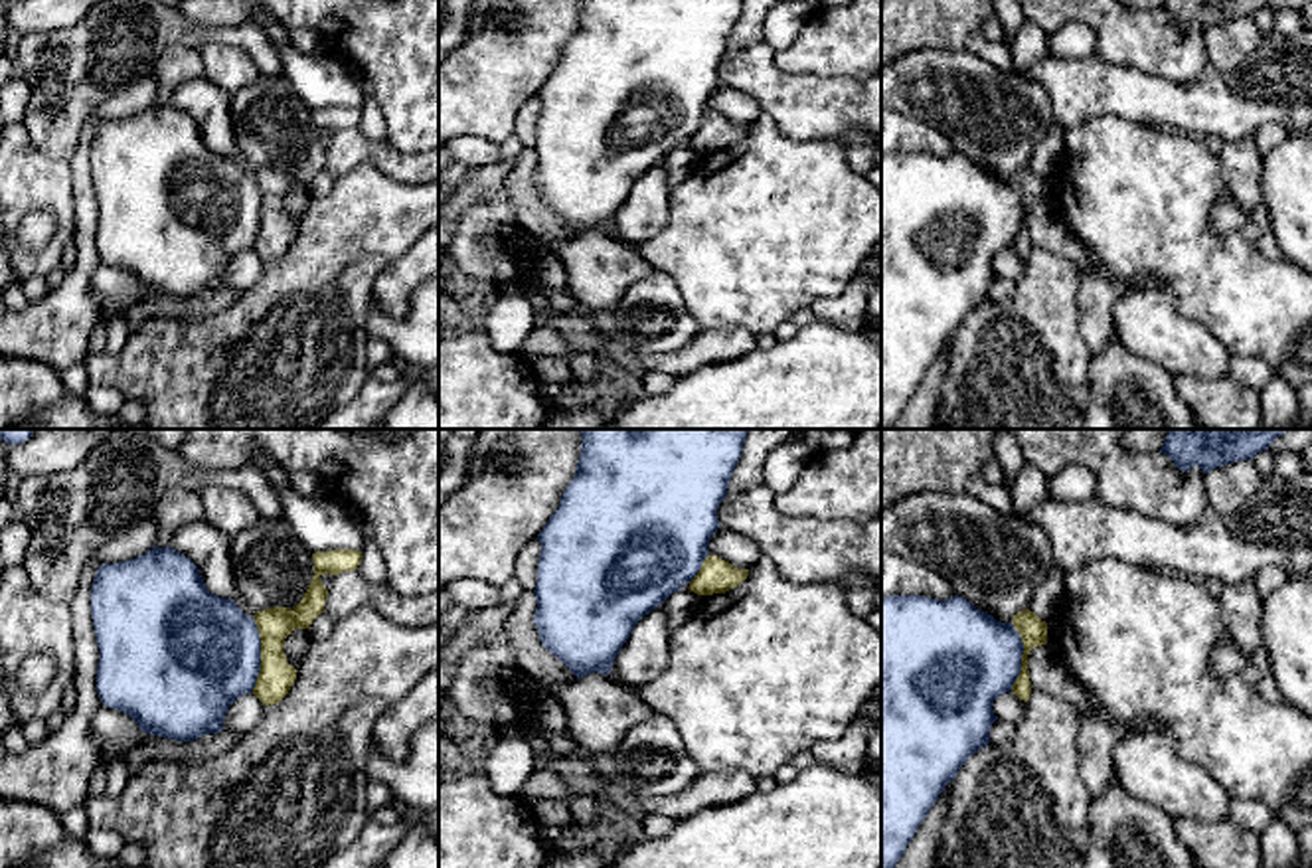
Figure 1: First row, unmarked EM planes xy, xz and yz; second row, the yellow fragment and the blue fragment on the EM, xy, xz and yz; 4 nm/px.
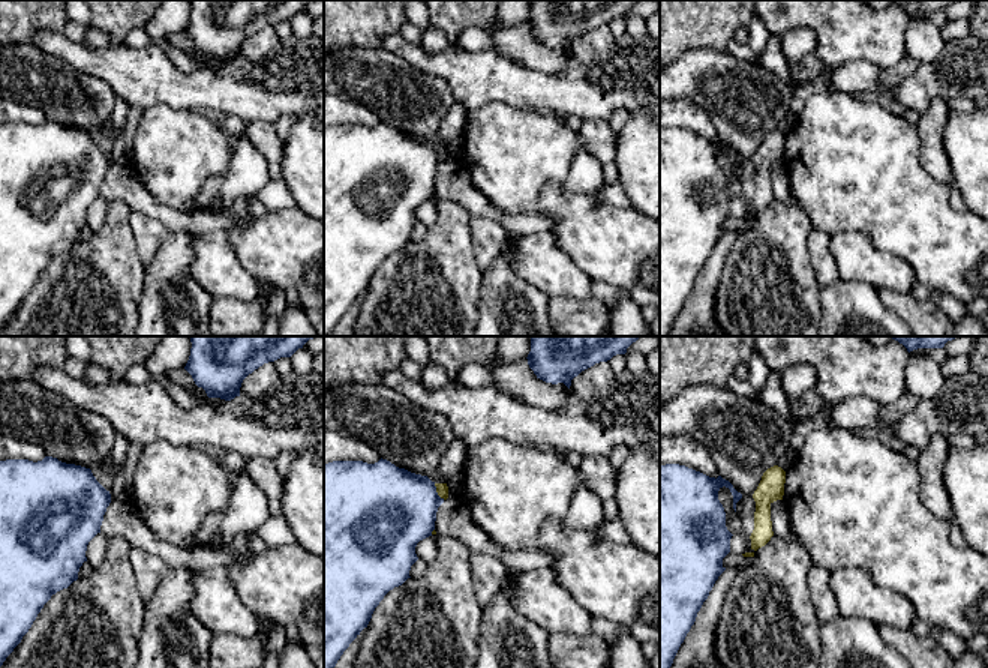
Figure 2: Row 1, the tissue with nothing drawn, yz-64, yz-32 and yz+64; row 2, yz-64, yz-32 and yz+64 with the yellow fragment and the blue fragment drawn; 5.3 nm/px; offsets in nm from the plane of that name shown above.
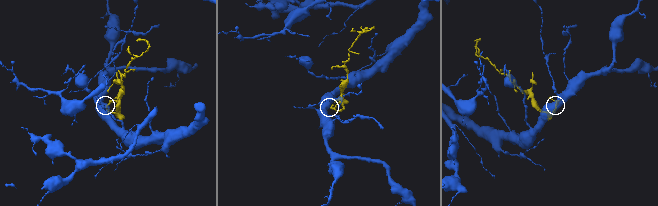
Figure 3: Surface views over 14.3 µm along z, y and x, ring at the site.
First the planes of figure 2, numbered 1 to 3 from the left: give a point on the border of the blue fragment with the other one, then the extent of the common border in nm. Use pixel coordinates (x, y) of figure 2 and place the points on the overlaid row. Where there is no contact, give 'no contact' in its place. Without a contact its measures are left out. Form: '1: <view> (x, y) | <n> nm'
1: no contact
2: yz-32 (438, 493) | 110 nm
3: no contact

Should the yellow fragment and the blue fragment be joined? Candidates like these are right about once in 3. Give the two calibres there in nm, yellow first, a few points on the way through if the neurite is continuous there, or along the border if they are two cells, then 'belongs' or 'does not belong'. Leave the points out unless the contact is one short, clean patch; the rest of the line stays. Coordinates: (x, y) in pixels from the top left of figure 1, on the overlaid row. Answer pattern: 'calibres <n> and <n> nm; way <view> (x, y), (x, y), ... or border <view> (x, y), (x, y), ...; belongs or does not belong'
calibres 140 and 480 nm; border xy (251, 617), (259, 637), (259, 675), (253, 691); does not belong

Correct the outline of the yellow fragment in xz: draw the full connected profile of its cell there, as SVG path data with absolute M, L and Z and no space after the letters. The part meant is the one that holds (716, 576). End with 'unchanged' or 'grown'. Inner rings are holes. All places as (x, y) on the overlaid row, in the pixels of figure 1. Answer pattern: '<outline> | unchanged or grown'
M707 556L697 575L690 581L690 591L697 595L725 593L743 583L747 575L749 569L737 569L717 556Z | unchanged

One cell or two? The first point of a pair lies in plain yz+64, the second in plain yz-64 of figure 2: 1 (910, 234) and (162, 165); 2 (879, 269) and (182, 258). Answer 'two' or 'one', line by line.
1: one
2: two

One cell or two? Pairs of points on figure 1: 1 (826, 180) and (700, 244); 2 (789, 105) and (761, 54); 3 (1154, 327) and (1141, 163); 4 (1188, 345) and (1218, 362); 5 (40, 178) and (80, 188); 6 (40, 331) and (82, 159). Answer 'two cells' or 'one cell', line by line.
1: one cell
2: one cell
3: two cells
4: one cell
5: two cells
6: one cell

